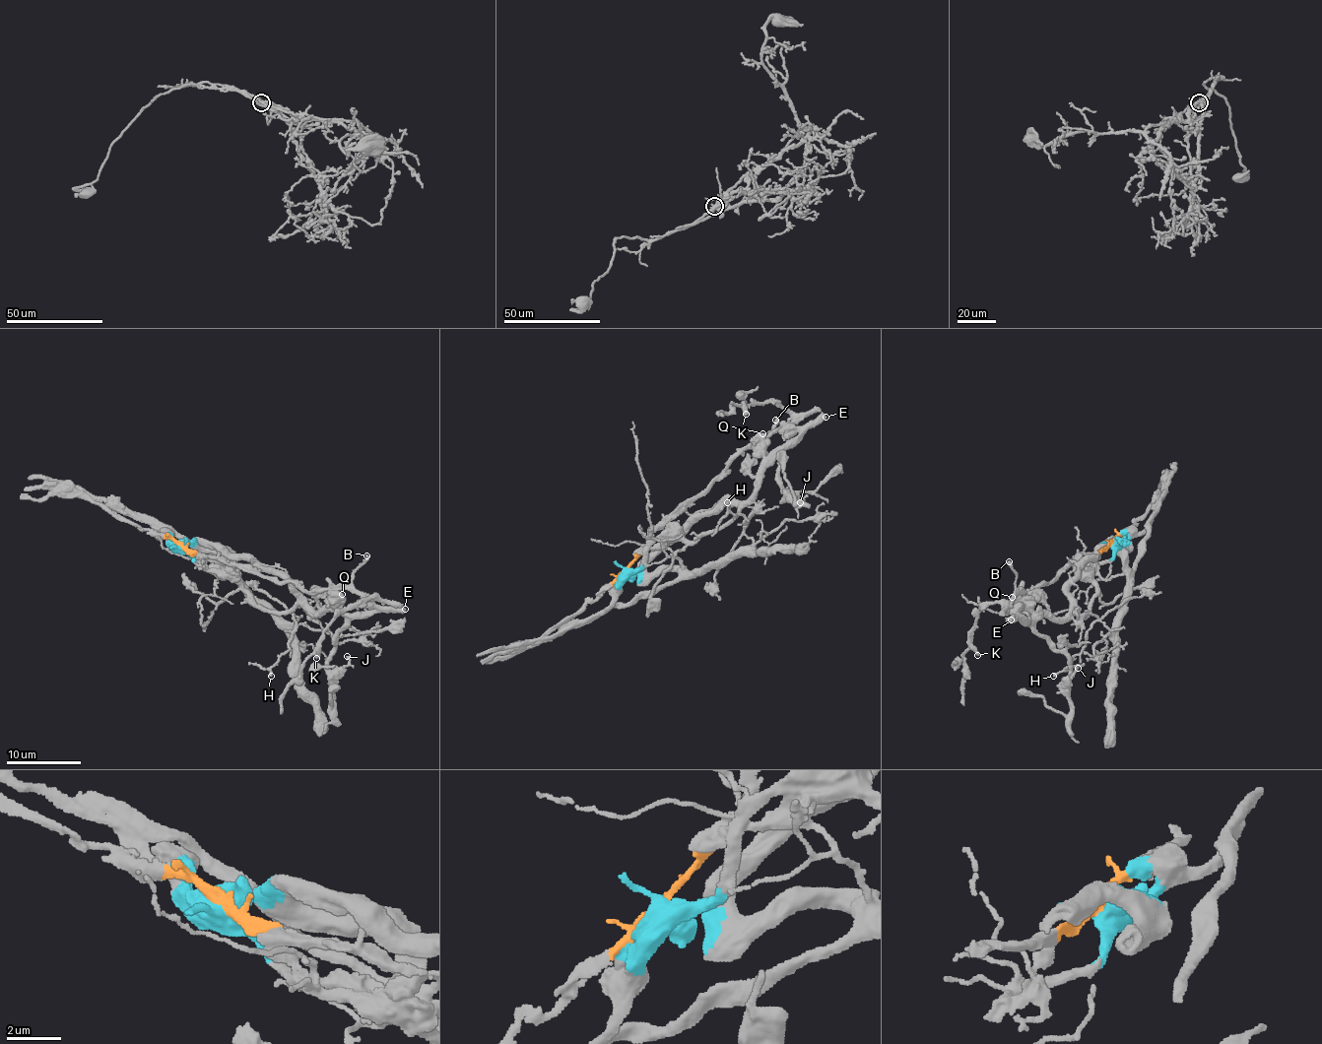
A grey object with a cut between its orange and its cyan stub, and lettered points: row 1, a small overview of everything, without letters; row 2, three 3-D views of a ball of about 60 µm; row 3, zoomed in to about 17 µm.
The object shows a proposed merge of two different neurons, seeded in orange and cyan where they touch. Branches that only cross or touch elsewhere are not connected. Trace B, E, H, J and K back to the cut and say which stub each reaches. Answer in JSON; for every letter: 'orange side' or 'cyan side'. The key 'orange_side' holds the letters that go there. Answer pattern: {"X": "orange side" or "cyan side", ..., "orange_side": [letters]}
{"B": "orange side", "E": "cyan side", "H": "cyan side", "J": "cyan side", "K": "orange side", "orange_side": ["B", "K"]}

